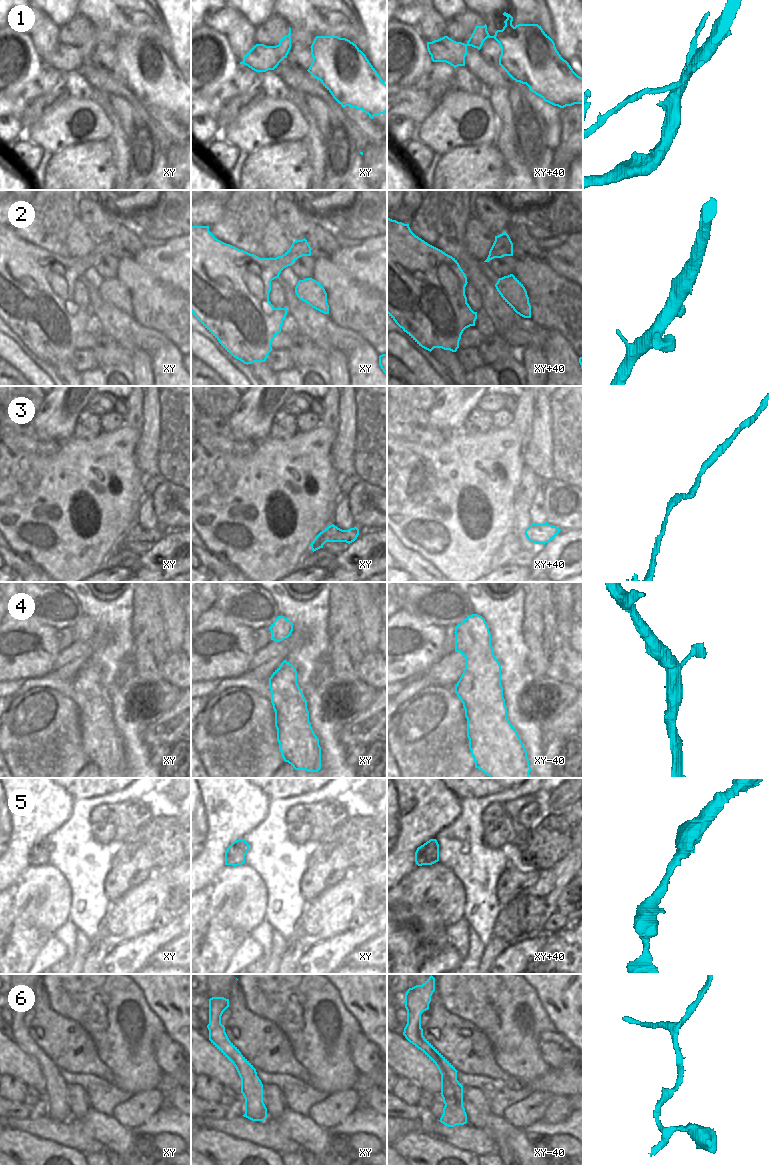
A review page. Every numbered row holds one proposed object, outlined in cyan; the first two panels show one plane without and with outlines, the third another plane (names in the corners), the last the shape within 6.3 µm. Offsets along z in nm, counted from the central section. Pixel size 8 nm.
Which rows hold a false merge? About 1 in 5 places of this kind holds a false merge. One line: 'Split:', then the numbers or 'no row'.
Split: 1

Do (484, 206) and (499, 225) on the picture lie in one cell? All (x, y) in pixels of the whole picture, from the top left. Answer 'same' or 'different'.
same

